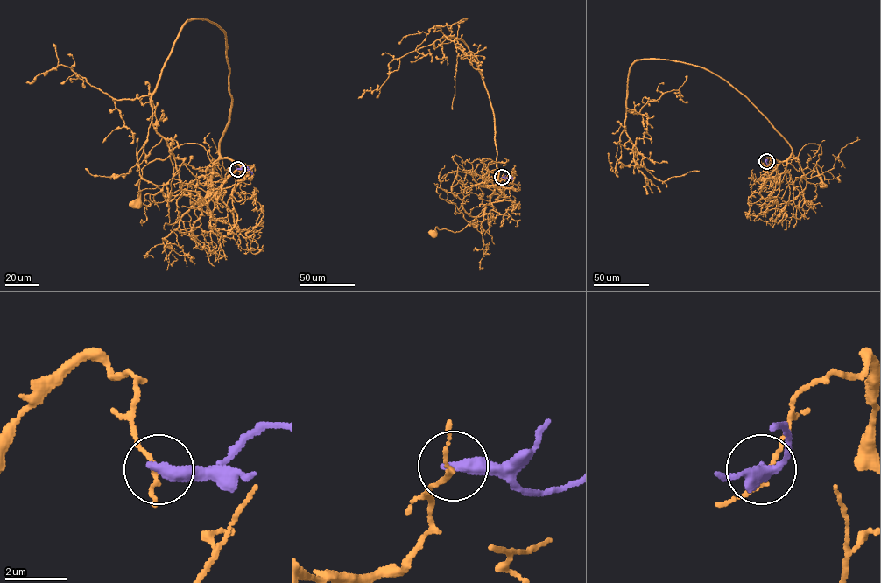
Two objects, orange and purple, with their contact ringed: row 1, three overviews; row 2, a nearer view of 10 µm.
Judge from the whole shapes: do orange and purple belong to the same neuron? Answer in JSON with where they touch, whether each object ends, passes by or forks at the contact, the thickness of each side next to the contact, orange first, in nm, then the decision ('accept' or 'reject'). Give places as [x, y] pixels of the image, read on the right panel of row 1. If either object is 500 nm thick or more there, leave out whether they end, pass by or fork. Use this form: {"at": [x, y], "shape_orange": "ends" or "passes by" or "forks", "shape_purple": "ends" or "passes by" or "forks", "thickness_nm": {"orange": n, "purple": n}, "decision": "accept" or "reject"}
{"at": [766, 161], "shape_orange": "passes by", "shape_purple": "ends", "thickness_nm": {"orange": 120, "purple": 460}, "decision": "reject"}

